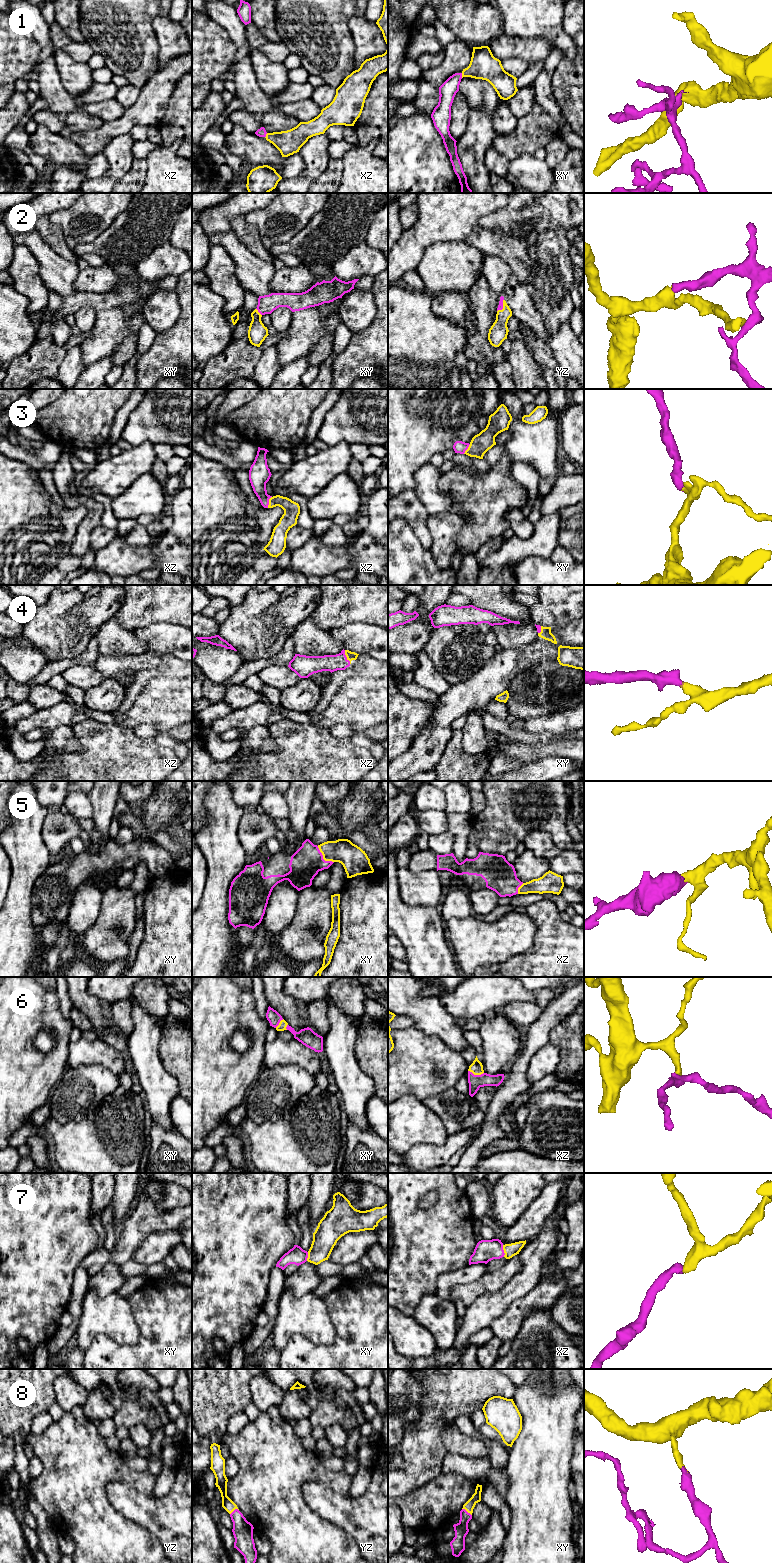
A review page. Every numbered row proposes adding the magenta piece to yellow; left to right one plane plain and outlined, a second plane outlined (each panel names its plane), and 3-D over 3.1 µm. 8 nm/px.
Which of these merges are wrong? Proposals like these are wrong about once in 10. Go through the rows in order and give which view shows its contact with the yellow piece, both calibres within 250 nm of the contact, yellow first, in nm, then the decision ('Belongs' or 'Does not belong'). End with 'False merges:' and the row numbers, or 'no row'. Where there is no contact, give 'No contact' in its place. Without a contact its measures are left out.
1: Touches yellow in xy. Thickness 220 nm (yellow) against 140 nm. Belongs
2: Touches yellow in yz. Thickness 150 nm (yellow) against 50 nm. Belongs
3: Touches yellow in xz. Thickness 130 nm (yellow) against 180 nm. Belongs
4: Touches yellow in xz. Thickness 70 nm (yellow) against 130 nm. Belongs
5: Touches yellow in xy. Thickness 200 nm (yellow) against 240 nm. Belongs
6: Touches yellow in xz. Thickness 100 nm (yellow) against 110 nm. Belongs
7: Touches yellow in xz. Thickness 110 nm (yellow) against 180 nm. Belongs
8: Touches yellow in xy. Thickness 80 nm (yellow) against 110 nm. Belongs
False merges: no row

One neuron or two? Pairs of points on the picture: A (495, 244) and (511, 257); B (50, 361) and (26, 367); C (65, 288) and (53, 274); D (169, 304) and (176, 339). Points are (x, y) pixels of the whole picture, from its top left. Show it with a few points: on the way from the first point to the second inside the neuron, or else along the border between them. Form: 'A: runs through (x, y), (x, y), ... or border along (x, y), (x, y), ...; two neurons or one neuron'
A: runs through (499, 245), (507, 253); one neuron
B: runs through (44, 361), (32, 366); one neuron
C: runs through (63, 285), (56, 277); one neuron
D: border along (179, 301), (178, 319), (170, 327), (157, 333); two neurons

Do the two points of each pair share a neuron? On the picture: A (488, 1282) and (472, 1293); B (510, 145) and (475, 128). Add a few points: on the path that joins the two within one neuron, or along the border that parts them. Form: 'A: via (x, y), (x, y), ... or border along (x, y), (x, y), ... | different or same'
A: via (484, 1285), (476, 1289) | same
B: border along (496, 135), (491, 146) | different

